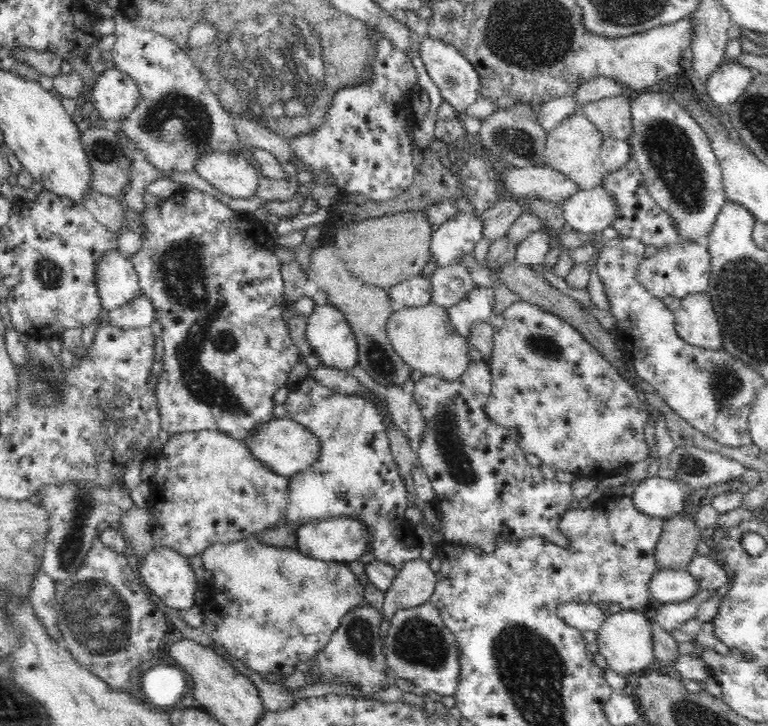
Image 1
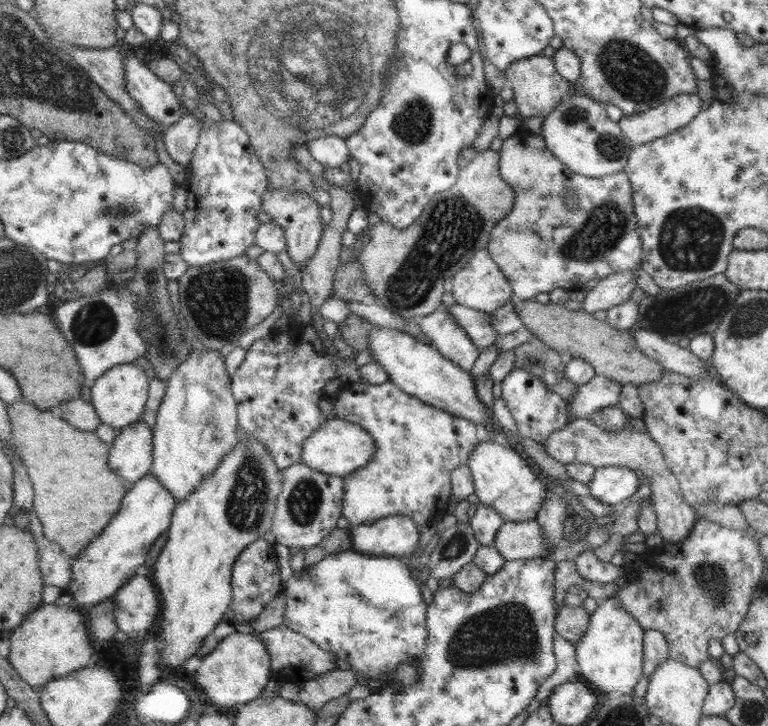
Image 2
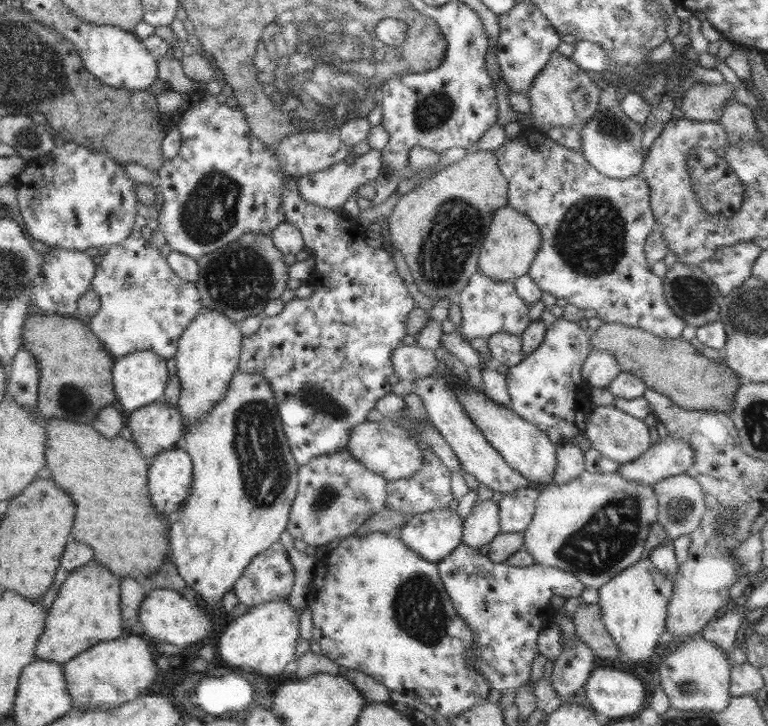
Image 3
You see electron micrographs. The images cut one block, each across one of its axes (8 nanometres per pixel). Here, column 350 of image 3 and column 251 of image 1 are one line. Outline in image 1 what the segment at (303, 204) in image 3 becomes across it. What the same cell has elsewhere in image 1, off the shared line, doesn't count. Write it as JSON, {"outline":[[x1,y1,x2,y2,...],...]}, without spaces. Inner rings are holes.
{"outline":[[189,189,186,194,173,194,168,198,163,198,161,200,161,205,156,204,156,206,145,206,145,210,141,212,141,218,143,220,143,228,146,229,146,232,142,234,142,249,136,252,133,256,130,256,130,262,133,264,134,270,137,272,139,276,139,287,141,292,144,293,146,298,150,299,150,302,153,304,153,309,155,312,155,320,157,320,162,325,162,335,161,339,164,342,164,354,162,357,163,360,163,370,162,376,160,376,160,380,155,387,155,399,156,404,158,405,158,414,161,418,161,425,163,430,168,433,179,433,179,432,190,432,190,431,199,431,199,430,210,430,210,431,220,431,224,434,230,435,232,438,236,440,240,440,244,442,250,433,255,431,255,428,266,421,274,419,274,415,272,410,274,408,275,402,273,399,274,393,280,387,285,386,286,380,288,380,288,376,292,369,298,364,299,358,301,355,299,354,299,348,292,342,290,331,288,330,287,320,282,319,282,310,287,306,285,302,285,288,283,276,281,273,281,262,274,255,274,241,270,239,270,236,267,234,266,229,263,223,259,220,256,220,254,216,241,215,240,213,231,210,227,205,224,205,219,199,216,199,212,194,204,193,198,189]]}

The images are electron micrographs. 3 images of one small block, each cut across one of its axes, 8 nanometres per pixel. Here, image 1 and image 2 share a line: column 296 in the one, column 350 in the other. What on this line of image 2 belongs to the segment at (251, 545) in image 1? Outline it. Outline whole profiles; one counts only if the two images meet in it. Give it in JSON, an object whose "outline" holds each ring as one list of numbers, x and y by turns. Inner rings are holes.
{"outline":[[349,549,344,552,336,552,332,555,325,556,322,560,319,560,316,564,309,565,302,572,300,578,284,578,284,588,281,595,286,600,286,612,284,614,284,624,292,630,303,634,309,640,312,640,314,644,320,646,322,650,326,652,332,652,335,654,336,659,345,660,352,667,350,670,355,673,362,672,364,677,372,680,377,680,378,677,382,678,384,682,392,682,396,680,394,678,396,667,402,662,411,664,417,668,417,662,423,659,426,648,428,648,428,629,426,628,426,616,428,605,425,604,420,586,414,576,413,569,408,565,406,559,394,556,376,556,372,554,362,554,356,552,354,549]]}

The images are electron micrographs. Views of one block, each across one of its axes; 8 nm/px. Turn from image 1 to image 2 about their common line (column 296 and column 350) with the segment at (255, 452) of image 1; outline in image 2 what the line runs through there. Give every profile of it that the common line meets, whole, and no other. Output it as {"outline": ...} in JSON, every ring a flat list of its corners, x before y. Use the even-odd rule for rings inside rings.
{"outline":[[328,419,304,439,301,462,318,472,345,477,370,463,376,452,374,439,359,424,344,419]]}

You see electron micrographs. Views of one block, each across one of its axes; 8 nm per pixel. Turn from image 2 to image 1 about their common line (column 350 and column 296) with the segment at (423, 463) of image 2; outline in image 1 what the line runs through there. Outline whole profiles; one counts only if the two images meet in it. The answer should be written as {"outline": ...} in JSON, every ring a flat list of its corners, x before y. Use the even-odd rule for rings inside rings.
{"outline":[[304,378,289,387,283,405,287,410,287,418,305,426,319,440,318,460,307,469,289,477,287,509,283,516,286,522,305,525,316,519,348,516,359,520,369,530,368,552,371,552,376,560,387,562,399,570,406,561,420,558,421,542,415,535,414,526,405,517,408,508,406,486,391,453,384,418,374,399,366,395,342,394,322,386,312,378]]}

